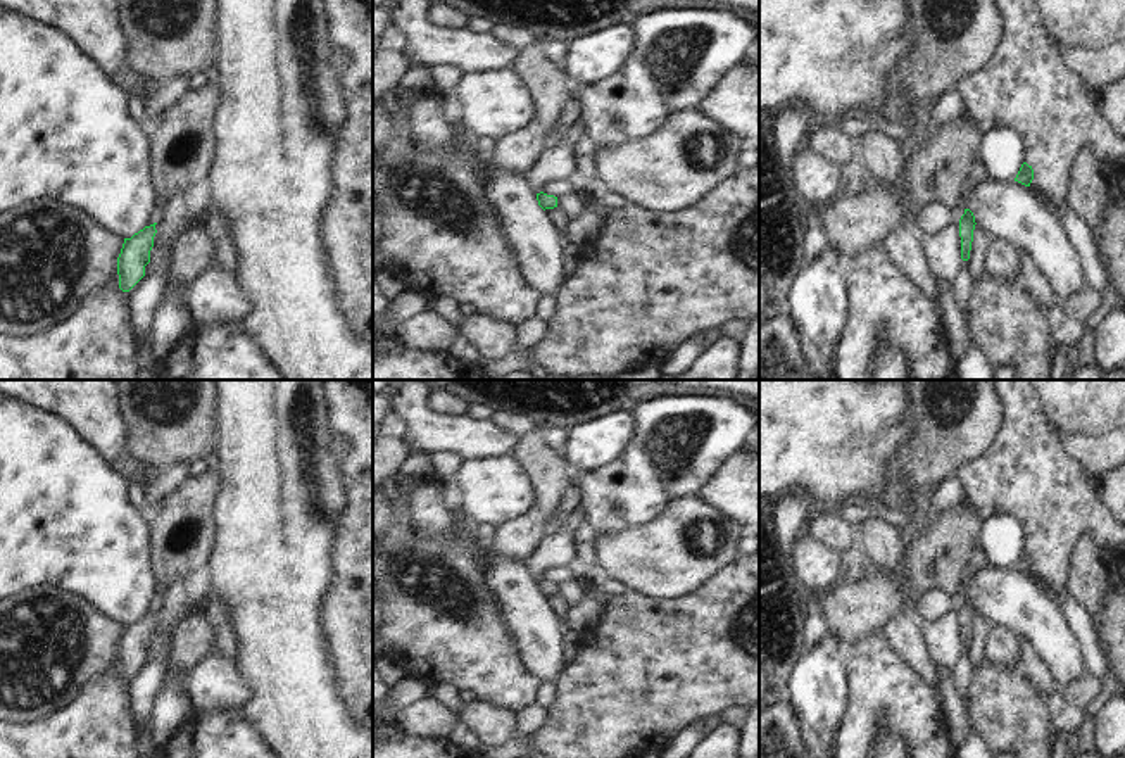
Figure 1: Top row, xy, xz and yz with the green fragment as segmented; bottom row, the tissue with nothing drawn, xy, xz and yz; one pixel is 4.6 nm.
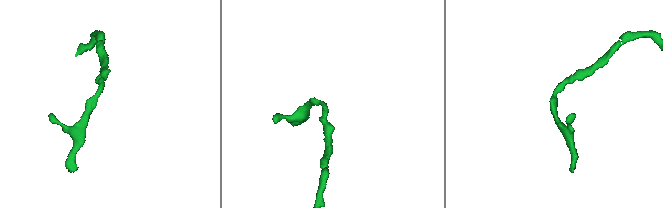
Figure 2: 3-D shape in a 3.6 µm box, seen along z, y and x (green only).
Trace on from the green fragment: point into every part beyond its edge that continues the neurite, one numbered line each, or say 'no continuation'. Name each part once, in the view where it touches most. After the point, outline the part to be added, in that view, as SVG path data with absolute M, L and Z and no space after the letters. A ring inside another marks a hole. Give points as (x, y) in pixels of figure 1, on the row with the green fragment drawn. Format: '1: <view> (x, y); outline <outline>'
no continuation

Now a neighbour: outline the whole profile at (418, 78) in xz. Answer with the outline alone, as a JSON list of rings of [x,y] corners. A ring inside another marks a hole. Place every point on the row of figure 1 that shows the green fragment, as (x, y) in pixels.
[[[411,66],[409,71],[397,83],[399,88],[409,92],[435,92],[437,85],[431,79],[428,67]]]

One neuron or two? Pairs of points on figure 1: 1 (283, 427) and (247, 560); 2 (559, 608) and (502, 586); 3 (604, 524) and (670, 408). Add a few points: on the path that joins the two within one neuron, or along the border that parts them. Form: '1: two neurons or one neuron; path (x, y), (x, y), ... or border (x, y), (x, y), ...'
1: one neuron; path (276, 460), (275, 527)
2: two neurons; border (544, 598), (544, 603), (561, 622)
3: one neuron; path (620, 494), (641, 473), (641, 442), (646, 435)

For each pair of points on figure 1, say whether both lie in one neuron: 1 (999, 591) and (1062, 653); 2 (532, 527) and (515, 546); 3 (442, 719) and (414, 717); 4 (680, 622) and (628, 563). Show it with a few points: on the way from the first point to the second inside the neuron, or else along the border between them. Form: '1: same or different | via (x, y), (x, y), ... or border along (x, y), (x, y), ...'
1: same | via (1015, 605), (1048, 637)
2: same | via (527, 532), (518, 541)
3: same | via (435, 719), (421, 719)
4: different | border along (697, 587), (673, 598), (653, 598), (628, 591)

